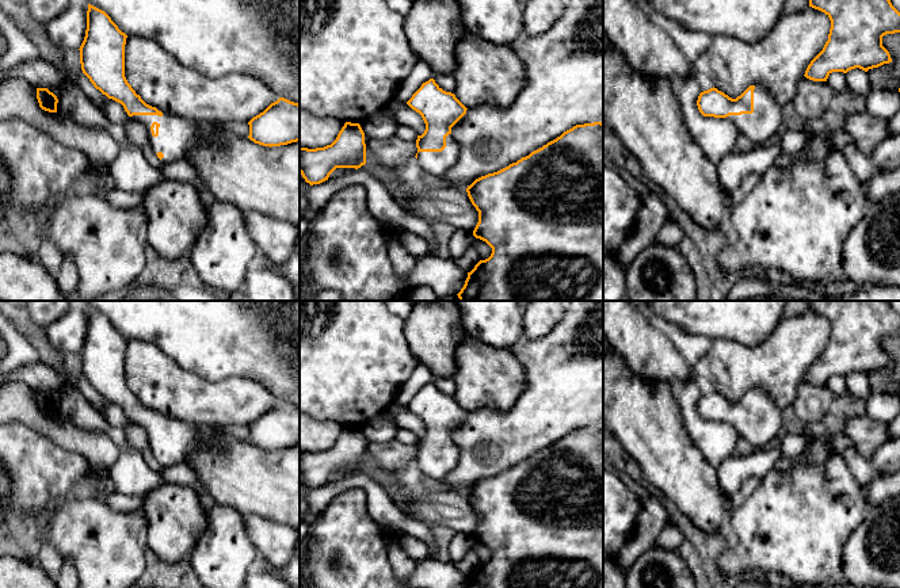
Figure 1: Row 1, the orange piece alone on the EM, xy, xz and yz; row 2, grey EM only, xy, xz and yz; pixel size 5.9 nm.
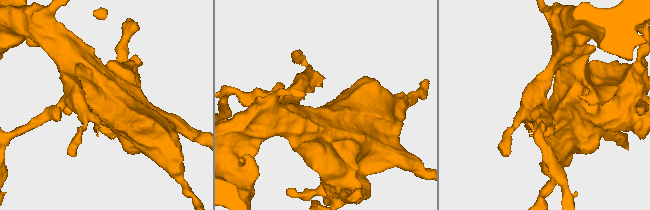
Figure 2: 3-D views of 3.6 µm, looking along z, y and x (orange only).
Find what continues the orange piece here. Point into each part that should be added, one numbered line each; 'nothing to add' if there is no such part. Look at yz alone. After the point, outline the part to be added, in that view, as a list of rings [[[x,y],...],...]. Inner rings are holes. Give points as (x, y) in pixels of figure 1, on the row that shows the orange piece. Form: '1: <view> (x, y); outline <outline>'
1: yz (765, 121); outline [[[755,85],[754,112],[729,115],[725,119],[733,123],[739,134],[745,135],[754,145],[766,144],[782,123],[782,107],[763,85]]]

